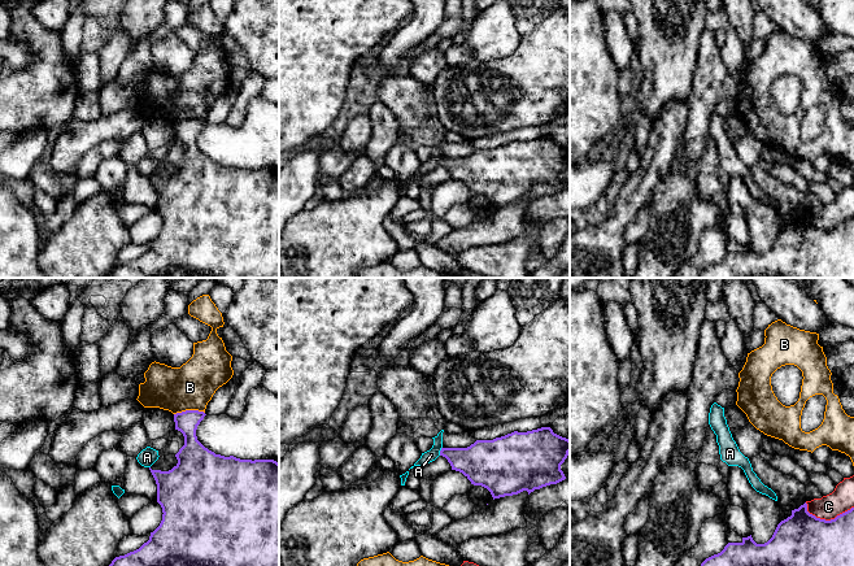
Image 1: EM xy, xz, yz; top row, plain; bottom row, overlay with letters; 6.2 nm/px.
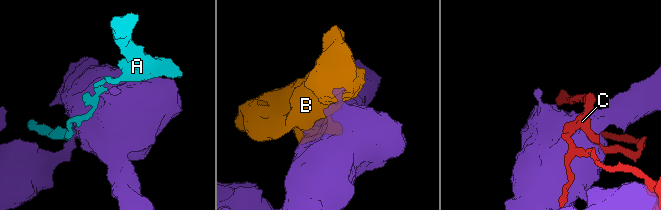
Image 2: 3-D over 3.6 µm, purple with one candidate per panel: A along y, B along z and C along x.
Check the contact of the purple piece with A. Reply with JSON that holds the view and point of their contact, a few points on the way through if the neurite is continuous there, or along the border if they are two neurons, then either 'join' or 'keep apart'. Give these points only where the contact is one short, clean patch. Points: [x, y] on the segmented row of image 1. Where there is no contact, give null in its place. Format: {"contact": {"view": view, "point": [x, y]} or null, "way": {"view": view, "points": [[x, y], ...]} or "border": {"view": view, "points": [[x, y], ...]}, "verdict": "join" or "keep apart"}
{"contact": {"view": "xz", "point": [440, 451]}, "border": {"view": "xz", "points": [[441, 447], [439, 455]]}, "verdict": "keep apart"}

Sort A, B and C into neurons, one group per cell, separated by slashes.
A / B / C

